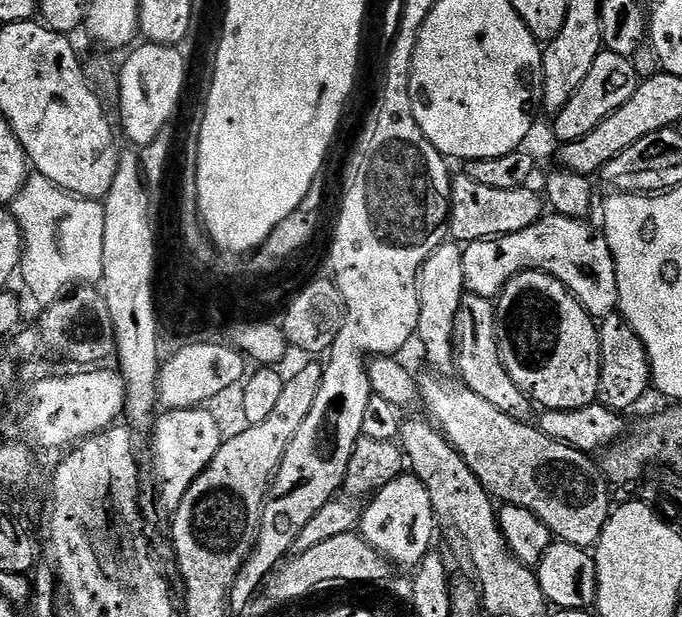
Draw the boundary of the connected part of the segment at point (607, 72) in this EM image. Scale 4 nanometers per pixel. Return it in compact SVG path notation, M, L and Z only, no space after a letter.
M607 50L600 51L578 90L566 102L565 108L554 116L556 136L560 139L561 145L569 144L590 134L590 130L594 130L594 126L598 126L598 122L610 118L610 114L614 114L614 110L618 110L618 106L626 106L626 102L630 102L630 98L634 98L636 87L639 86L642 76L641 73L636 73L636 68L632 63L633 61L629 57L622 54Z

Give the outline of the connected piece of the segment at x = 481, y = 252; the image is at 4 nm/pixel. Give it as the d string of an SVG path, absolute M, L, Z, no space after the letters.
M548 214L534 226L526 226L526 230L518 230L505 236L491 236L488 240L473 240L464 248L462 258L462 274L465 289L473 296L495 298L500 291L520 272L545 272L555 276L569 292L579 300L580 305L594 318L613 315L617 311L620 299L616 289L616 267L608 240L599 227L591 228L583 219Z

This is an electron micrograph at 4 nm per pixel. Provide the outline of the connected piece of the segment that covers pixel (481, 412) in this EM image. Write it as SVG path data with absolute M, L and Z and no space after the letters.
M421 375L418 380L423 407L428 407L433 417L428 416L436 428L458 450L489 496L505 505L532 511L556 540L595 549L614 508L608 493L610 483L601 465L589 453L579 452L549 436L534 434L531 423L502 414L498 406L478 398L463 382L431 375Z

